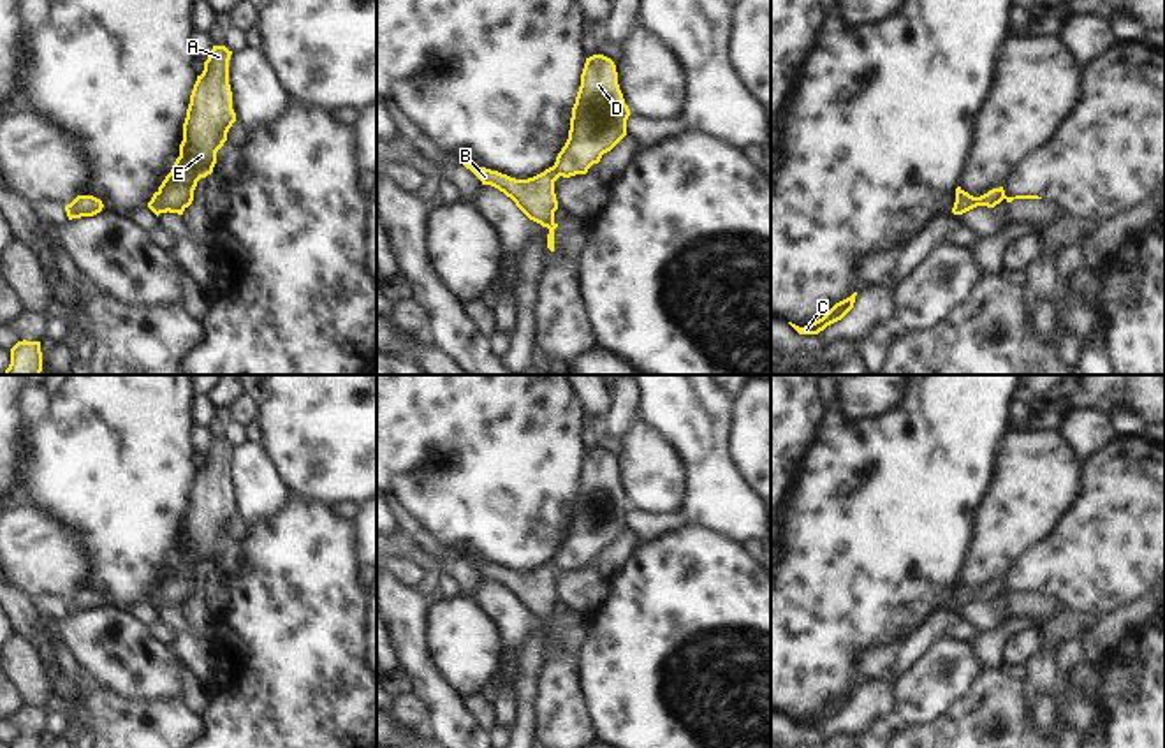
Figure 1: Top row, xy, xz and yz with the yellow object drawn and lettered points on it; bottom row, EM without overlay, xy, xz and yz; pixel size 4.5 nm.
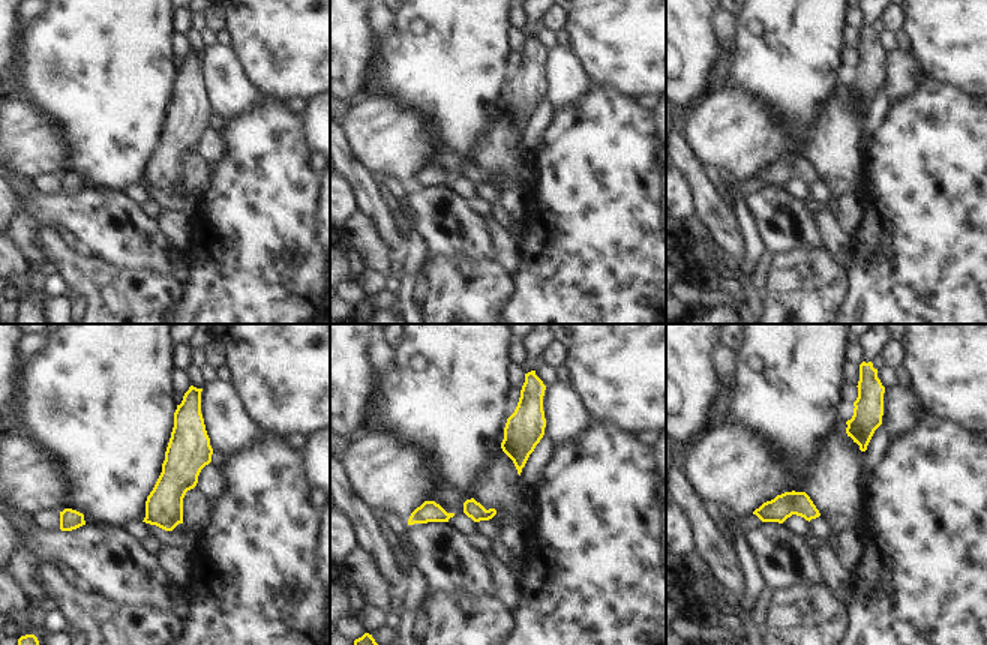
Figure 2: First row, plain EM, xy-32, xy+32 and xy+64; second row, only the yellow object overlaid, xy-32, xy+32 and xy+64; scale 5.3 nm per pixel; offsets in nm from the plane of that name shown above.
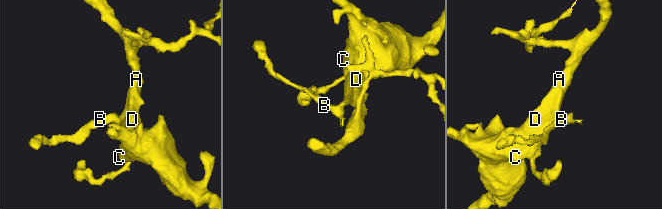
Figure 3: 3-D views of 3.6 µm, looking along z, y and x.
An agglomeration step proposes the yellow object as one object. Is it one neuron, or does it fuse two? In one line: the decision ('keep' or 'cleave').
cleave

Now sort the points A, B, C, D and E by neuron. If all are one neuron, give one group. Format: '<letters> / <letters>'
A C D E / B

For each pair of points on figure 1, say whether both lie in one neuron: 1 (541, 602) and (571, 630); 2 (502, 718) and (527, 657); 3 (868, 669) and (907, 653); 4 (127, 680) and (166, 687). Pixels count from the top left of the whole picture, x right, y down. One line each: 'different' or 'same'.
1: same
2: different
3: same
4: same

